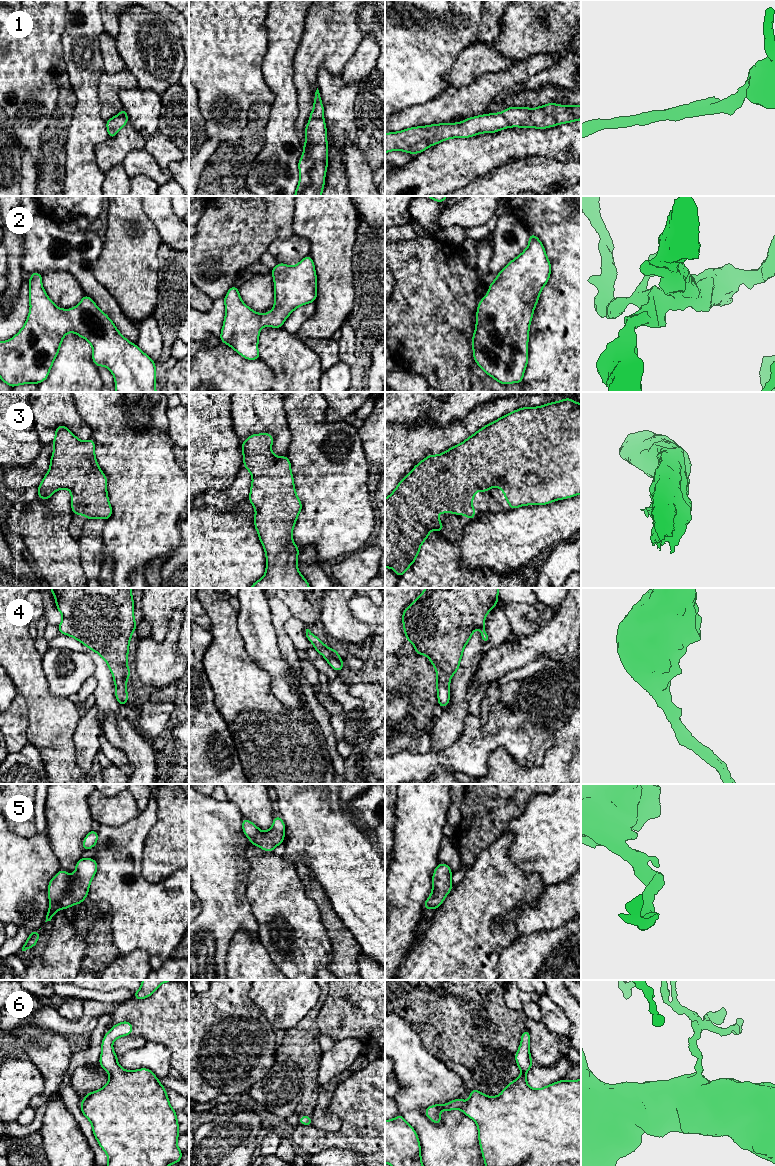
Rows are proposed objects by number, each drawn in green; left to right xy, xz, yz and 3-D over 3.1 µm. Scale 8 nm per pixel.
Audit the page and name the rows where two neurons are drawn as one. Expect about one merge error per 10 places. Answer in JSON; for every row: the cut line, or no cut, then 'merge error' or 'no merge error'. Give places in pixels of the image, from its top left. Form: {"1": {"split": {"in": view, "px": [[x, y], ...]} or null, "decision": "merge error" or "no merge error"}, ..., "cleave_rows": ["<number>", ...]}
{"1": {"split": null, "decision": "no merge error"}, "2": {"split": null, "decision": "no merge error"}, "3": {"split": null, "decision": "no merge error"}, "4": {"split": null, "decision": "no merge error"}, "5": {"split": null, "decision": "no merge error"}, "6": {"split": null, "decision": "no merge error"}, "cleave_rows": []}

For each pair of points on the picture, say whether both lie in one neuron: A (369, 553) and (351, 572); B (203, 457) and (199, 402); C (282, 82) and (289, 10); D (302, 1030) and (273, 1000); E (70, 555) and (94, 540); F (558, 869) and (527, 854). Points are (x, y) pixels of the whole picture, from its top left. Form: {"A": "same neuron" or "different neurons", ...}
{"A": "same neuron", "B": "same neuron", "C": "same neuron", "D": "different neurons", "E": "different neurons", "F": "same neuron"}

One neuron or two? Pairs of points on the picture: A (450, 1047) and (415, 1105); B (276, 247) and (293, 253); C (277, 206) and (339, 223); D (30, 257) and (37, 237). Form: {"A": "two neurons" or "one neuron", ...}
{"A": "two neurons", "B": "one neuron", "C": "two neurons", "D": "one neuron"}

